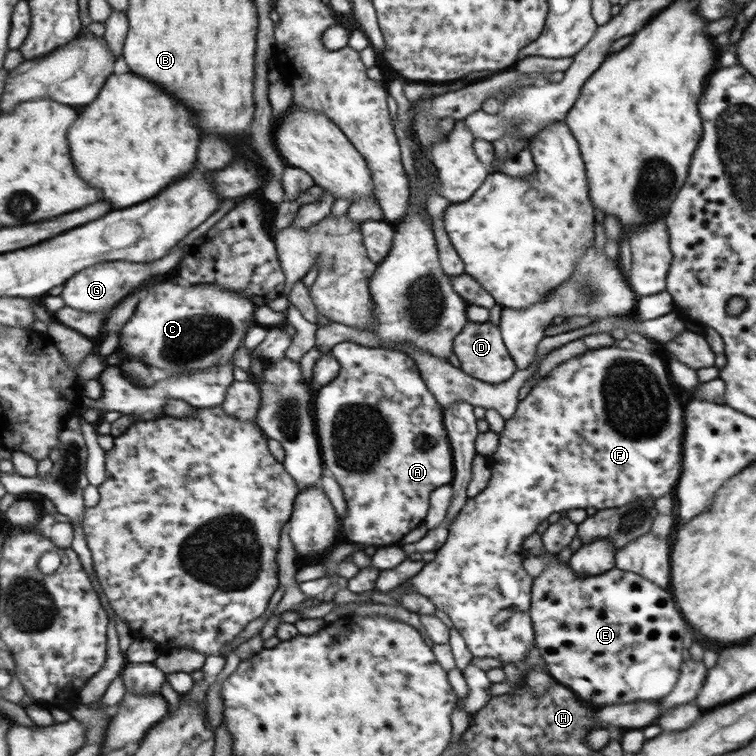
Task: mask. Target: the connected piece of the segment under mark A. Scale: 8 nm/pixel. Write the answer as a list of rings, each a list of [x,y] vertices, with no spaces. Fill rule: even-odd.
[[[344,342],[336,344],[330,353],[339,362],[340,370],[332,382],[321,386],[316,405],[316,418],[319,422],[320,442],[324,442],[324,462],[328,462],[328,466],[324,469],[336,479],[342,489],[344,500],[348,504],[348,511],[344,517],[344,541],[360,546],[360,550],[364,550],[366,546],[390,546],[424,522],[424,518],[428,514],[432,491],[440,486],[450,484],[452,478],[455,478],[455,468],[452,466],[452,448],[450,448],[450,444],[446,448],[449,436],[446,436],[447,430],[444,430],[446,424],[444,412],[442,412],[442,406],[436,402],[435,393],[427,384],[424,384],[419,365],[406,352]]]

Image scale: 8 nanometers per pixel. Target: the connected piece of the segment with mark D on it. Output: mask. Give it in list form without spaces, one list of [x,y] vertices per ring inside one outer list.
[[[488,321],[484,324],[467,322],[463,332],[455,338],[455,355],[461,362],[460,368],[472,377],[489,383],[500,383],[515,376],[519,366],[503,342],[500,327]]]

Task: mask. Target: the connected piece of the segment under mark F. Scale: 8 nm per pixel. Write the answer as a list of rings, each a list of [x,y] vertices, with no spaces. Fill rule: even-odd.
[[[615,346],[604,347],[596,350],[588,350],[584,352],[584,354],[580,354],[576,356],[576,358],[570,358],[570,360],[566,360],[566,362],[562,362],[560,366],[556,366],[554,370],[550,370],[550,374],[548,376],[544,376],[544,378],[540,379],[536,382],[535,387],[528,393],[528,395],[521,401],[519,401],[516,412],[512,415],[512,418],[509,418],[505,422],[505,427],[503,431],[500,433],[500,440],[498,443],[498,448],[490,455],[490,472],[491,478],[486,485],[486,488],[480,494],[474,496],[474,498],[468,498],[462,510],[456,515],[453,523],[449,526],[449,533],[446,539],[446,543],[438,550],[436,553],[436,560],[432,560],[432,562],[428,562],[422,570],[420,570],[420,574],[416,574],[416,576],[412,576],[408,582],[406,582],[406,590],[404,590],[404,584],[402,586],[398,586],[398,588],[394,588],[394,590],[390,590],[388,592],[388,596],[390,598],[398,598],[398,596],[402,596],[402,594],[410,594],[410,592],[416,592],[416,594],[420,594],[420,596],[426,596],[432,601],[432,604],[435,605],[435,608],[438,610],[442,610],[442,612],[446,613],[450,619],[452,620],[456,630],[464,637],[465,643],[468,645],[468,649],[472,653],[474,657],[492,657],[498,658],[502,661],[502,664],[508,664],[508,662],[514,662],[515,664],[521,665],[524,660],[524,657],[528,657],[528,653],[532,650],[532,645],[535,644],[535,628],[534,628],[534,620],[531,618],[531,601],[534,600],[532,597],[532,582],[535,582],[534,578],[530,576],[530,574],[526,574],[524,572],[524,566],[522,566],[522,562],[524,562],[525,558],[522,556],[518,556],[523,548],[524,539],[528,538],[531,534],[536,532],[536,526],[540,524],[540,522],[544,522],[547,520],[547,517],[550,514],[554,514],[554,512],[564,512],[568,510],[574,510],[576,508],[596,508],[597,511],[606,510],[606,509],[616,509],[618,507],[627,505],[629,502],[635,501],[636,499],[651,499],[655,500],[657,498],[663,497],[664,494],[668,494],[668,492],[674,492],[674,486],[676,486],[676,482],[679,482],[679,478],[682,476],[683,472],[683,441],[686,439],[686,433],[684,432],[684,419],[686,418],[686,413],[682,410],[682,404],[678,402],[678,398],[676,398],[676,394],[674,394],[674,390],[672,390],[672,384],[670,384],[670,380],[668,380],[668,374],[666,374],[666,366],[664,366],[664,362],[660,360],[660,351],[655,348],[647,347],[641,350],[632,350],[626,348],[619,348]]]

